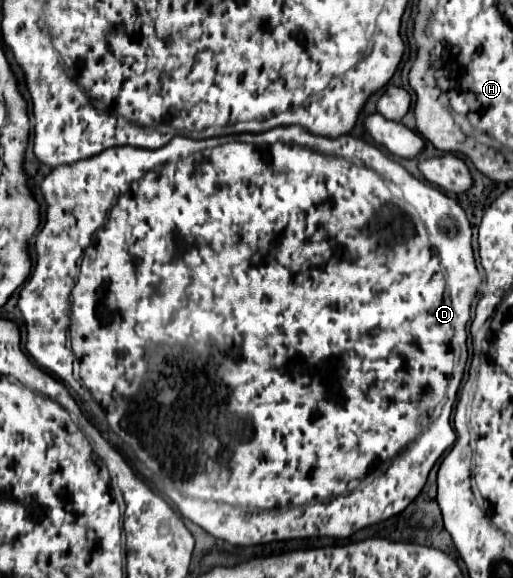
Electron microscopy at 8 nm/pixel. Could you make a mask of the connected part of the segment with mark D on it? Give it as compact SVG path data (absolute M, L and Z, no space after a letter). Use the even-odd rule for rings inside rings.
M280 126L256 134L254 140L252 136L254 134L244 138L232 136L210 140L174 136L158 150L138 150L130 146L110 148L90 160L78 160L54 168L42 182L42 194L48 208L46 224L34 238L38 260L32 276L22 286L18 300L28 330L26 350L44 370L56 374L76 390L90 416L94 416L94 398L110 428L106 432L112 434L116 446L124 452L136 472L140 474L142 456L148 454L144 478L174 500L184 518L192 520L214 538L234 546L256 546L314 536L348 538L366 526L400 514L420 494L432 466L456 440L451 414L468 356L467 331L464 328L471 320L472 302L482 286L482 276L476 268L470 244L470 222L456 200L448 198L436 186L408 174L400 163L363 138L346 134L332 140L310 134L302 126ZM418 216L426 230L418 222ZM76 280L82 282L82 306L72 306L70 302L70 290ZM68 328L72 350L66 346ZM80 348L82 354L76 354ZM74 358L80 362L80 382L72 374ZM450 382L454 386L454 396L448 396L440 416L432 420L434 408L446 398ZM164 424L170 430L188 426L188 440L170 438L164 444Z

